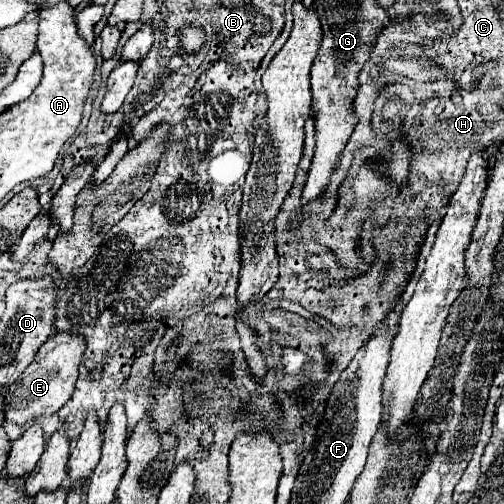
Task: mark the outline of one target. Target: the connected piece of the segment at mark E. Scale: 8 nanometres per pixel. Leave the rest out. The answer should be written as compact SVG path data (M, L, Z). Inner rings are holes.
M55 334L51 336L35 354L35 360L29 364L29 368L19 376L19 380L5 390L5 422L13 422L17 426L23 426L29 420L35 420L39 416L51 416L55 414L71 396L75 390L77 380L77 368L81 362L85 350L85 342L77 334Z

